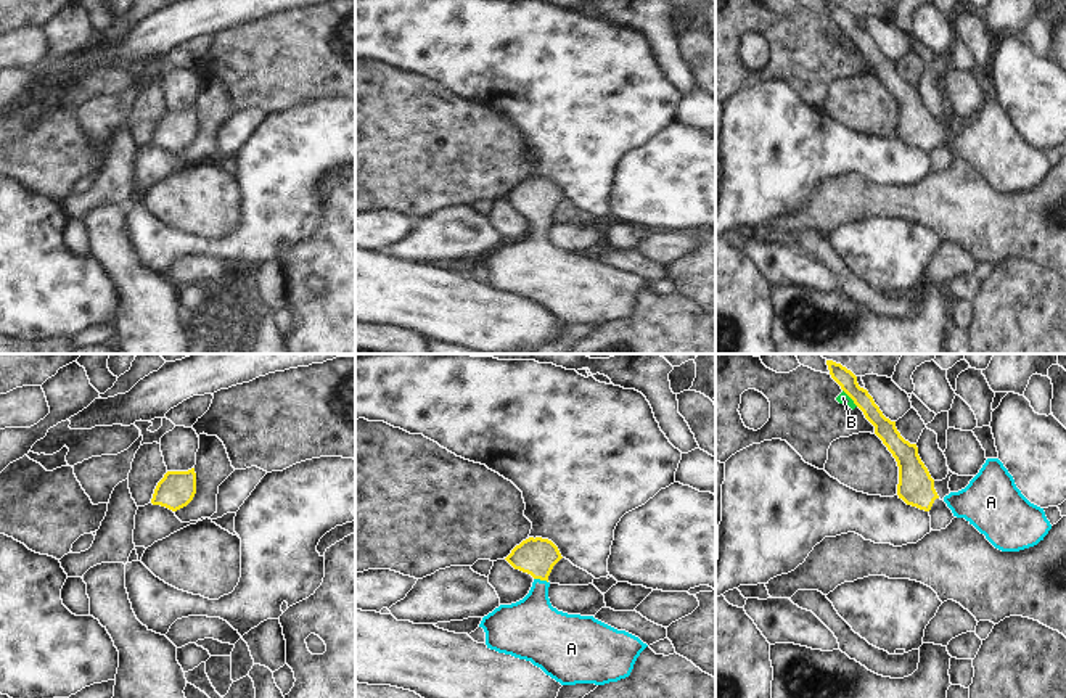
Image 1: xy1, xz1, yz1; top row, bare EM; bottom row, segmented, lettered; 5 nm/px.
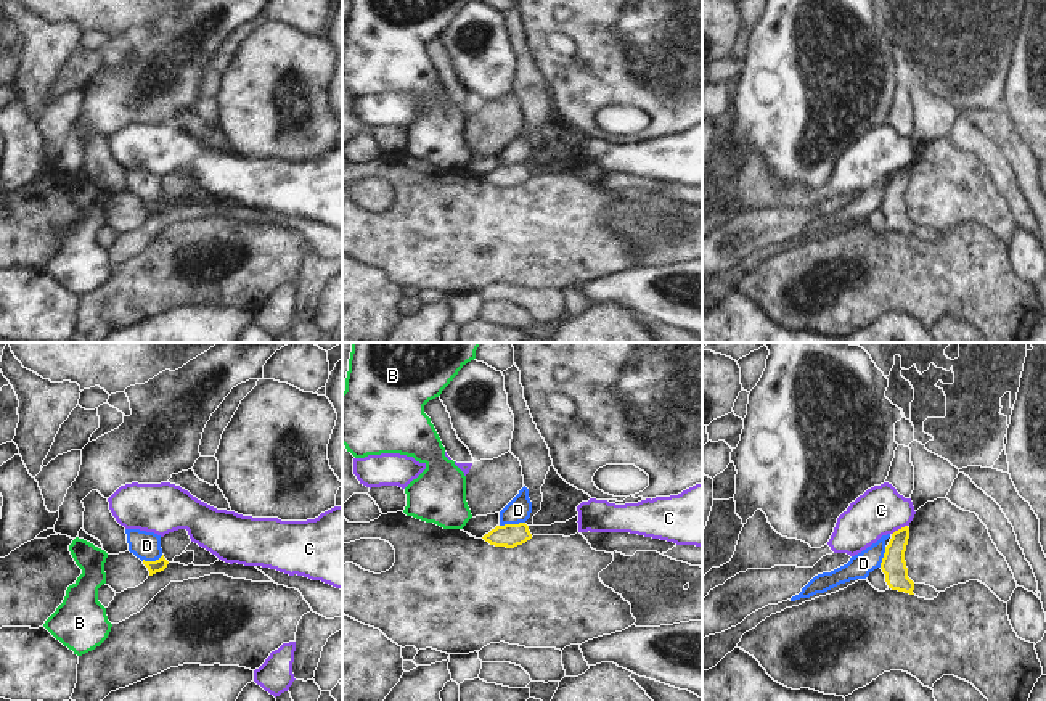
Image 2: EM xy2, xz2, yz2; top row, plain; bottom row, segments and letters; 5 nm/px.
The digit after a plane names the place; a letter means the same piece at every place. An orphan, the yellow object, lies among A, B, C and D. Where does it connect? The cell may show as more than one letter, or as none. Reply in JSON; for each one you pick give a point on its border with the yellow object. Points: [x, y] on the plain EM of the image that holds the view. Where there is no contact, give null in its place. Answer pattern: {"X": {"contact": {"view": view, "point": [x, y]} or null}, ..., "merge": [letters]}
{"A": {"contact": {"view": "xz1", "point": [541, 219]}}, "merge": ["A"]}

